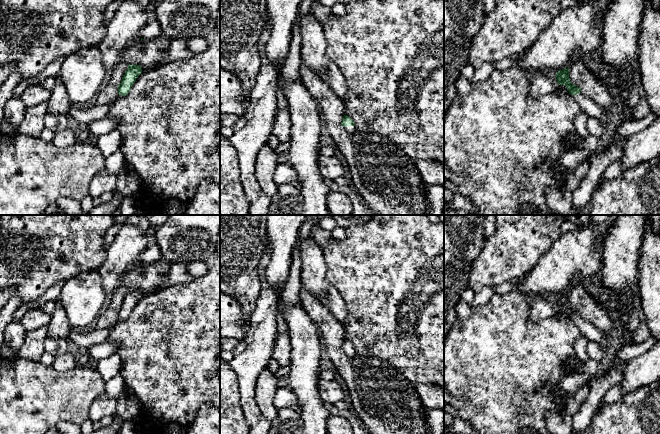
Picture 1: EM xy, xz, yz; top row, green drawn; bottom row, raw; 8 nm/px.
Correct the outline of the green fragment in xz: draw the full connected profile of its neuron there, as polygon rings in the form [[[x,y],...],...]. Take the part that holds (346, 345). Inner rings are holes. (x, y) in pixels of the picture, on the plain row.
[[[347,339],[343,340],[341,349],[343,350],[343,353],[349,358],[354,358],[356,355],[356,351],[353,344]]]

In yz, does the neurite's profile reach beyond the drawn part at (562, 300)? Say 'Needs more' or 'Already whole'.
Needs more

